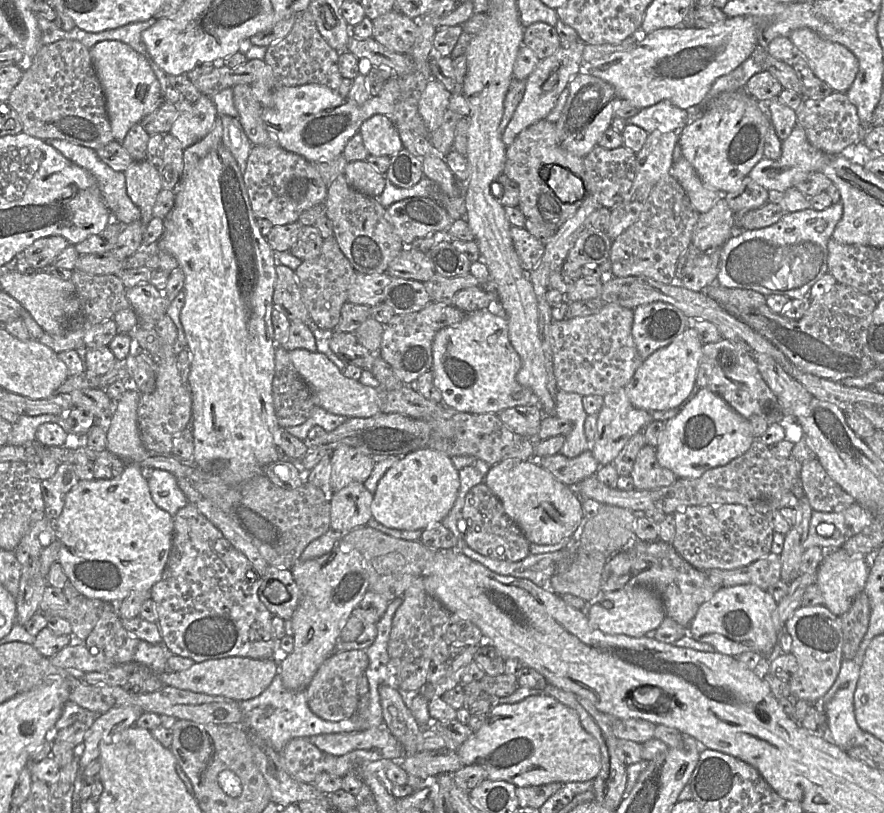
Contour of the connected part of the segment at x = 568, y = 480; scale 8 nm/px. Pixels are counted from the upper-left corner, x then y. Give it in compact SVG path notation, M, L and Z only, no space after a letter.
M591 449L574 458L555 454L537 459L537 462L556 479L569 487L576 486L585 478L594 475L601 466Z

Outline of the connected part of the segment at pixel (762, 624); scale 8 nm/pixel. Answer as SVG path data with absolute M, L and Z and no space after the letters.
M753 584L720 588L709 600L698 609L689 626L689 634L697 641L712 645L721 654L738 657L745 652L768 654L779 642L778 603L766 590Z

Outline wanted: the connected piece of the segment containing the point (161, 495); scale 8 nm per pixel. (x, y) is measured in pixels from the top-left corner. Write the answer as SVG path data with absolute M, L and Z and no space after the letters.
M154 469L148 485L154 503L172 517L189 503L178 486L177 478L168 471Z

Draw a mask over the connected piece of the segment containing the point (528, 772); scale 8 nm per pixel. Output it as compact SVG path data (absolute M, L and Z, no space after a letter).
M546 693L531 695L513 704L496 705L479 730L473 732L457 750L457 754L463 766L482 767L486 772L486 779L504 780L516 787L539 786L552 782L593 781L601 768L598 743L583 728L578 714Z

